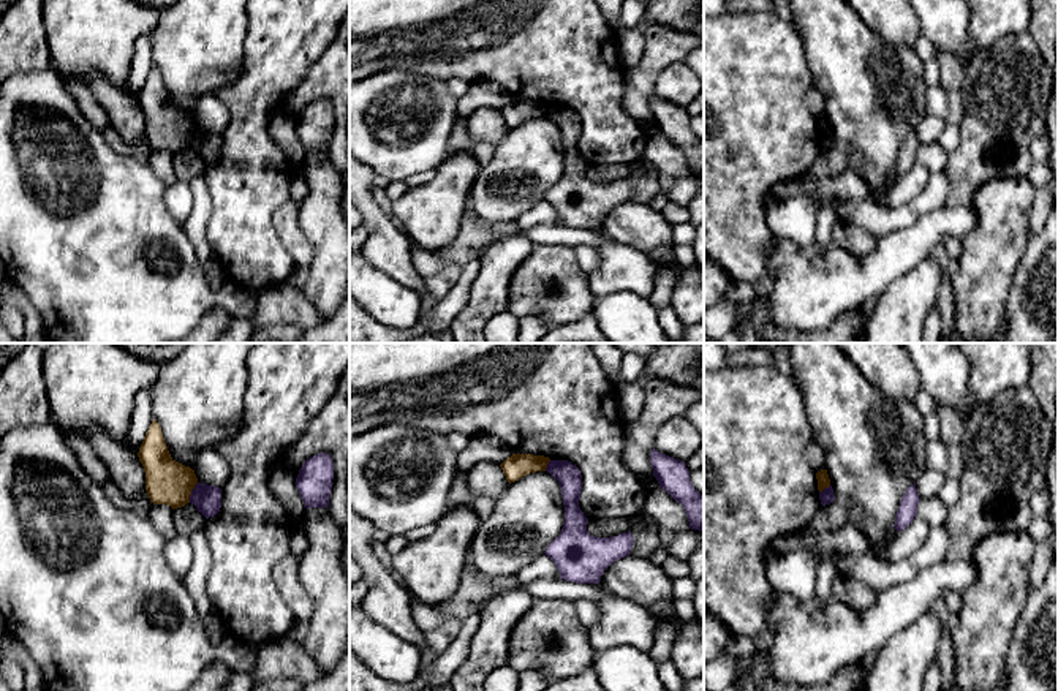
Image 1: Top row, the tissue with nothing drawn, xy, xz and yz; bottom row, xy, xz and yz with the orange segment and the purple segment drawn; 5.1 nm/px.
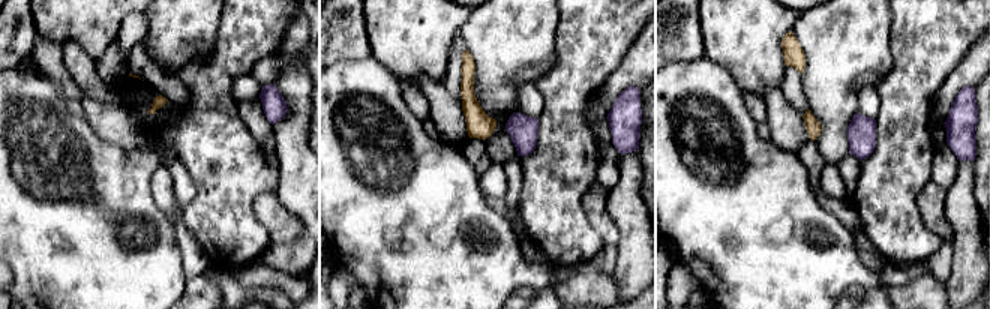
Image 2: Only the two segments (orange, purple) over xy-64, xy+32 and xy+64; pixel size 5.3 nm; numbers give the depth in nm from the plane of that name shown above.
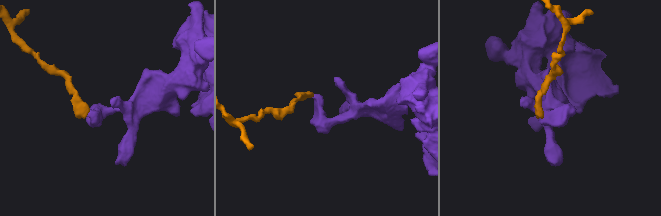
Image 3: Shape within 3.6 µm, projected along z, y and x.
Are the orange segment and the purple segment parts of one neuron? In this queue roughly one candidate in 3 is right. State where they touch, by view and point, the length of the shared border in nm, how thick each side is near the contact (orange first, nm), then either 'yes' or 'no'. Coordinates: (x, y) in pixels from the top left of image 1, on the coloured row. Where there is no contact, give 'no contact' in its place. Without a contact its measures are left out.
xy (190, 492) | 120 nm | 220/140 nm | no

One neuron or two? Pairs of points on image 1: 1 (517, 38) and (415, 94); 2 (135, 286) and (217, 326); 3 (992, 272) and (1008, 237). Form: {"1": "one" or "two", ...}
{"1": "two", "2": "two", "3": "one"}

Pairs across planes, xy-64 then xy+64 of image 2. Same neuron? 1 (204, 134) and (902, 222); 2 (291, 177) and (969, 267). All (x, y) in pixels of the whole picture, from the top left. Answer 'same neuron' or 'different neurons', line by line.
1: same neuron
2: same neuron

